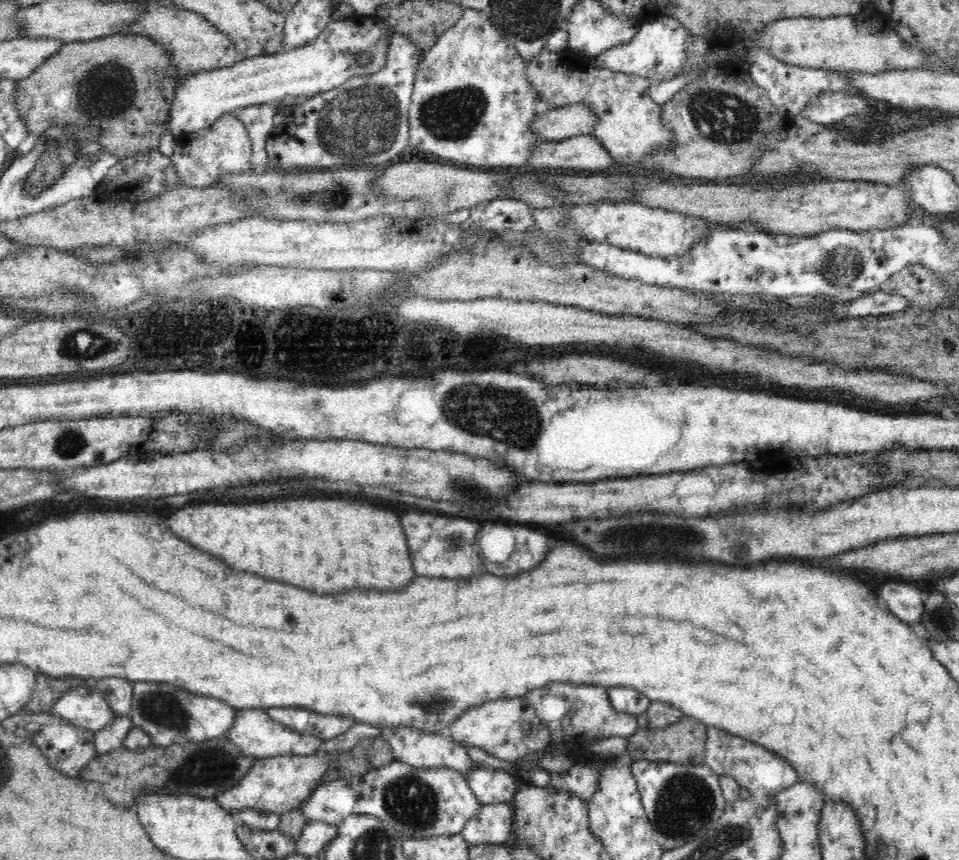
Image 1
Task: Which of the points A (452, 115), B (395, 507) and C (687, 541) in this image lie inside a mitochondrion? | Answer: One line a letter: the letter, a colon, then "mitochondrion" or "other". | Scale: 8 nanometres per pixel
A: mitochondrion
B: other
C: mitochondrion

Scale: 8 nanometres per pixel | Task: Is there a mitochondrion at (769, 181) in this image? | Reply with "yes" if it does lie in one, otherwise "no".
no

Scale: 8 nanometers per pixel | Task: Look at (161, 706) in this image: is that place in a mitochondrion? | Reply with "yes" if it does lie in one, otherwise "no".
yes

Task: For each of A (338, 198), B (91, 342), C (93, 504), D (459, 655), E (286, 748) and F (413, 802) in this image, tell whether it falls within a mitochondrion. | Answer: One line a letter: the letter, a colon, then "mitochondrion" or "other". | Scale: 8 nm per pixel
A: mitochondrion
B: mitochondrion
C: other
D: other
E: other
F: mitochondrion

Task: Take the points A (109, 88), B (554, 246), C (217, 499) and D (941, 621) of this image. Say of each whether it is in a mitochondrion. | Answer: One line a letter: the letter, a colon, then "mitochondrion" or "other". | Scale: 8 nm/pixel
A: mitochondrion
B: mitochondrion
C: other
D: mitochondrion

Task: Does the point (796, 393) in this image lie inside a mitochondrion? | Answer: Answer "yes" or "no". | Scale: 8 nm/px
no

